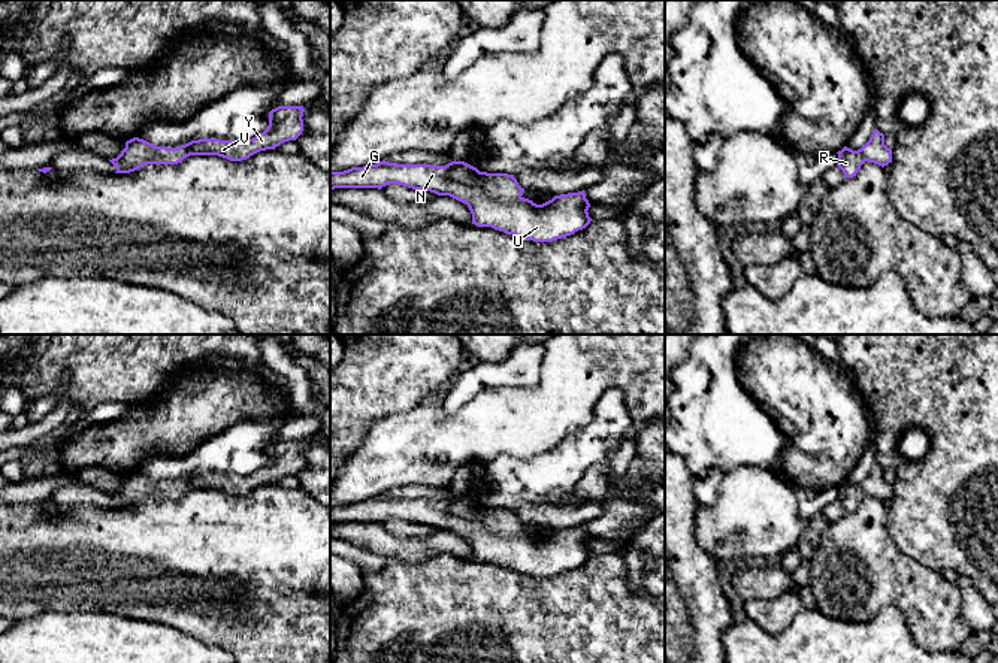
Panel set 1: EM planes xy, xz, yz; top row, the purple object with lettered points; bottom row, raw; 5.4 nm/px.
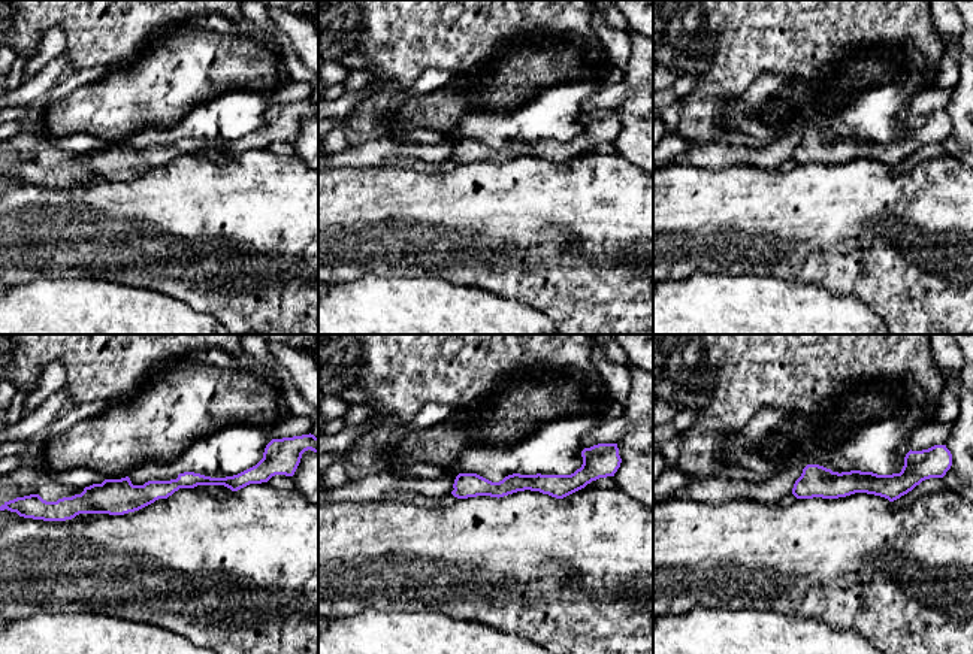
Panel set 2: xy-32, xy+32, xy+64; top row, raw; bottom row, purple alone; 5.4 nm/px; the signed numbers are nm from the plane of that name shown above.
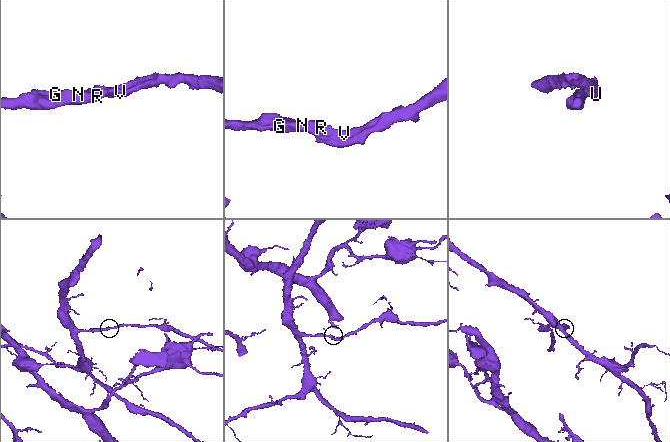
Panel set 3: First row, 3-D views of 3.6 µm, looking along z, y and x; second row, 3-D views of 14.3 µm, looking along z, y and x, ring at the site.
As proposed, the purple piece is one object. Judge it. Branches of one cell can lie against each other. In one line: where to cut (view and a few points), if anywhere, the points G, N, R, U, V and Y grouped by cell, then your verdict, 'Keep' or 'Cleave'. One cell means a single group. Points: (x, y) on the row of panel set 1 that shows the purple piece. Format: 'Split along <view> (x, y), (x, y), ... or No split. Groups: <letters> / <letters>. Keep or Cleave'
No split. Groups: G N R U V Y. Keep

